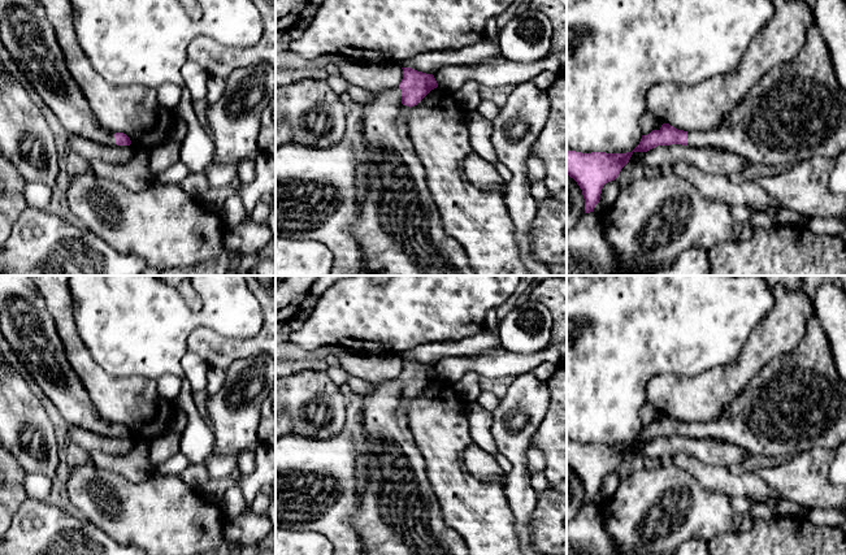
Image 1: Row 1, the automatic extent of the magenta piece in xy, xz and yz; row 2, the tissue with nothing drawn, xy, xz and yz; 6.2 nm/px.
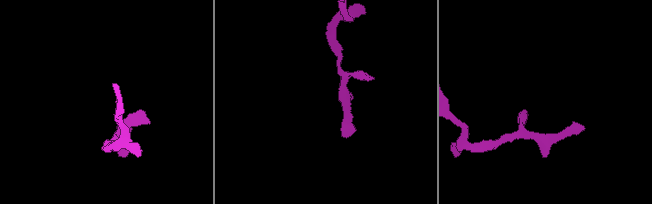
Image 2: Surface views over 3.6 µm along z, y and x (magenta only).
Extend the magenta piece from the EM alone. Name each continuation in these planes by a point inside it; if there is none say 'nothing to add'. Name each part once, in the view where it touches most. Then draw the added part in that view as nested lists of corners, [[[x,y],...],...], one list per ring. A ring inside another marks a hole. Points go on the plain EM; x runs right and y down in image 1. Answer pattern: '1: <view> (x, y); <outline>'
1: xz (398, 514); [[[390,378],[383,380],[378,383],[372,383],[372,391],[360,398],[363,402],[363,432],[366,434],[366,455],[369,458],[368,459],[369,482],[363,489],[360,489],[359,504],[355,508],[353,513],[351,515],[351,525],[359,533],[359,537],[364,543],[364,554],[365,555],[469,555],[468,547],[463,537],[444,523],[441,504],[428,480],[424,456],[418,451],[413,435],[411,433],[411,429],[408,426],[407,411],[409,398],[402,395],[402,381],[399,378]]]

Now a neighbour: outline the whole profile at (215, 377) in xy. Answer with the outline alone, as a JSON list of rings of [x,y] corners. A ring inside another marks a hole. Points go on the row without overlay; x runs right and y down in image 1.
[[[209,367],[207,373],[205,391],[209,395],[218,393],[225,382],[225,372],[216,367]]]

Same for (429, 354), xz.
[[[483,330],[473,337],[465,337],[459,341],[429,342],[418,344],[402,352],[402,359],[412,359],[417,363],[434,365],[446,356],[474,356],[490,351],[500,351],[500,339],[489,330]]]

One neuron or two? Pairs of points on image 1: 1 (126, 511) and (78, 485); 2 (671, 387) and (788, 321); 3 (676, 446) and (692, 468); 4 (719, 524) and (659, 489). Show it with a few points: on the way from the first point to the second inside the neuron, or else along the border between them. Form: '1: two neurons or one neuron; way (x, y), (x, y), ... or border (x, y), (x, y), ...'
1: one neuron; way (115, 504), (107, 502), (90, 489)
2: one neuron; way (699, 387), (717, 387), (724, 384), (759, 350)
3: two neurons; border (672, 456), (686, 452), (710, 464)
4: one neuron; way (702, 507), (693, 498), (689, 485), (676, 485)

